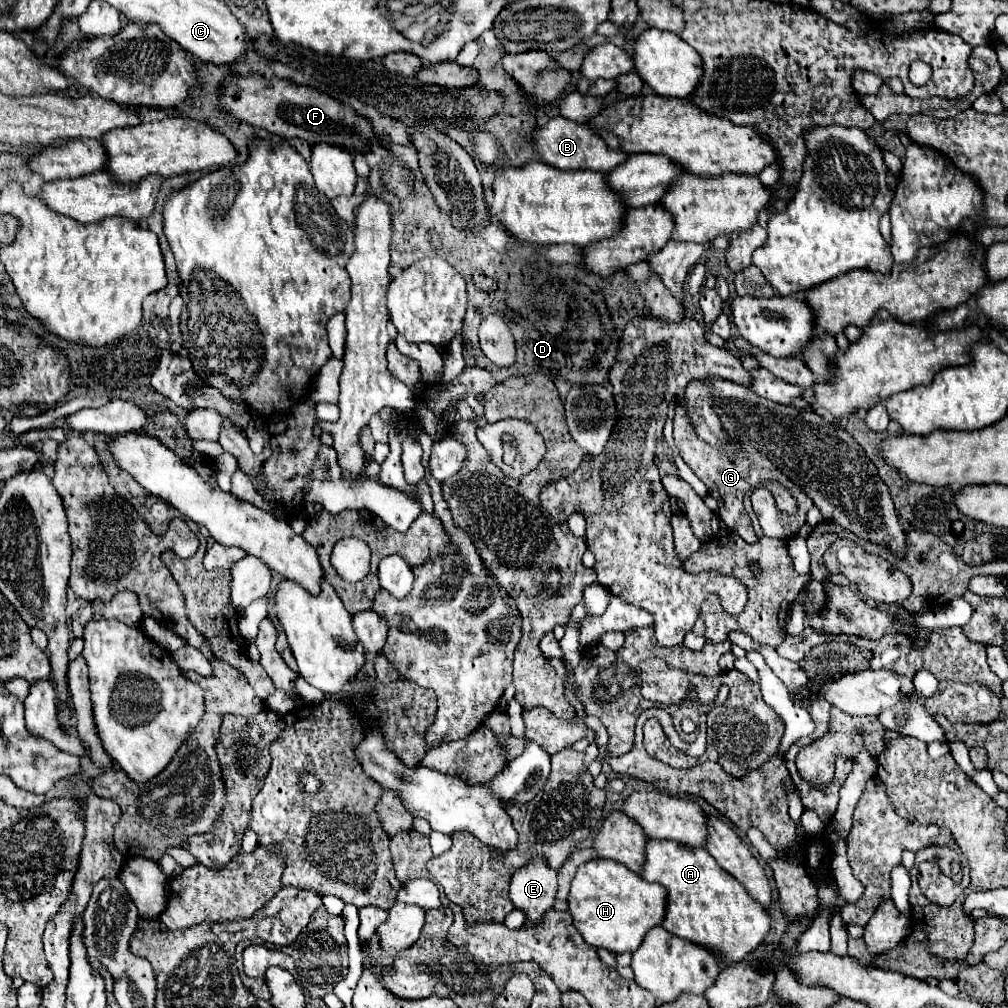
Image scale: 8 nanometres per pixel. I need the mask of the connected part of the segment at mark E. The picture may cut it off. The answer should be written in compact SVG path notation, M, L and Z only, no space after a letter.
M532 858L526 866L514 870L510 880L510 898L516 908L528 914L526 924L538 924L556 898L558 872L546 866L546 858Z

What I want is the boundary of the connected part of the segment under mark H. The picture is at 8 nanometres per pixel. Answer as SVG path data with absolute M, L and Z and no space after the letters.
M598 858L578 868L572 880L568 904L574 926L590 946L622 954L638 950L644 934L664 922L666 888L646 882L640 874L620 862Z

